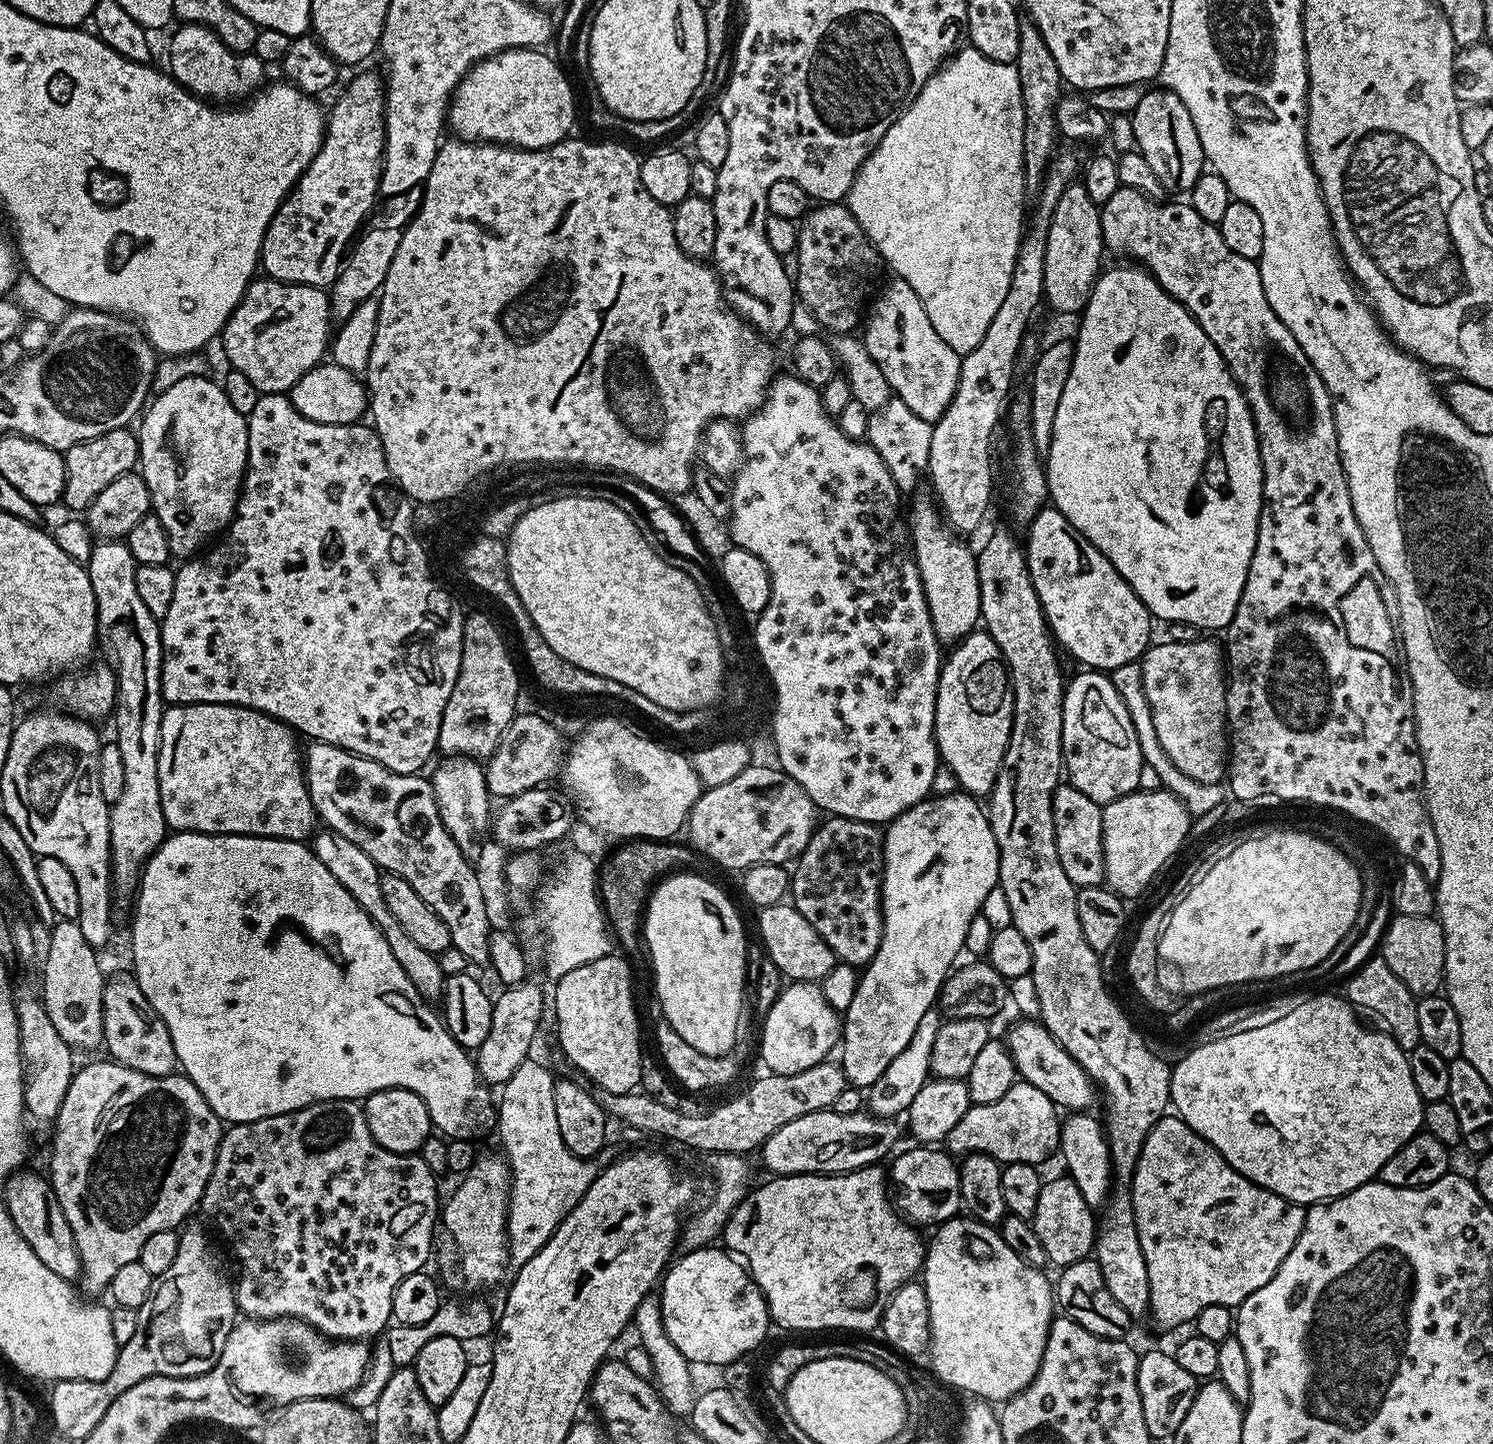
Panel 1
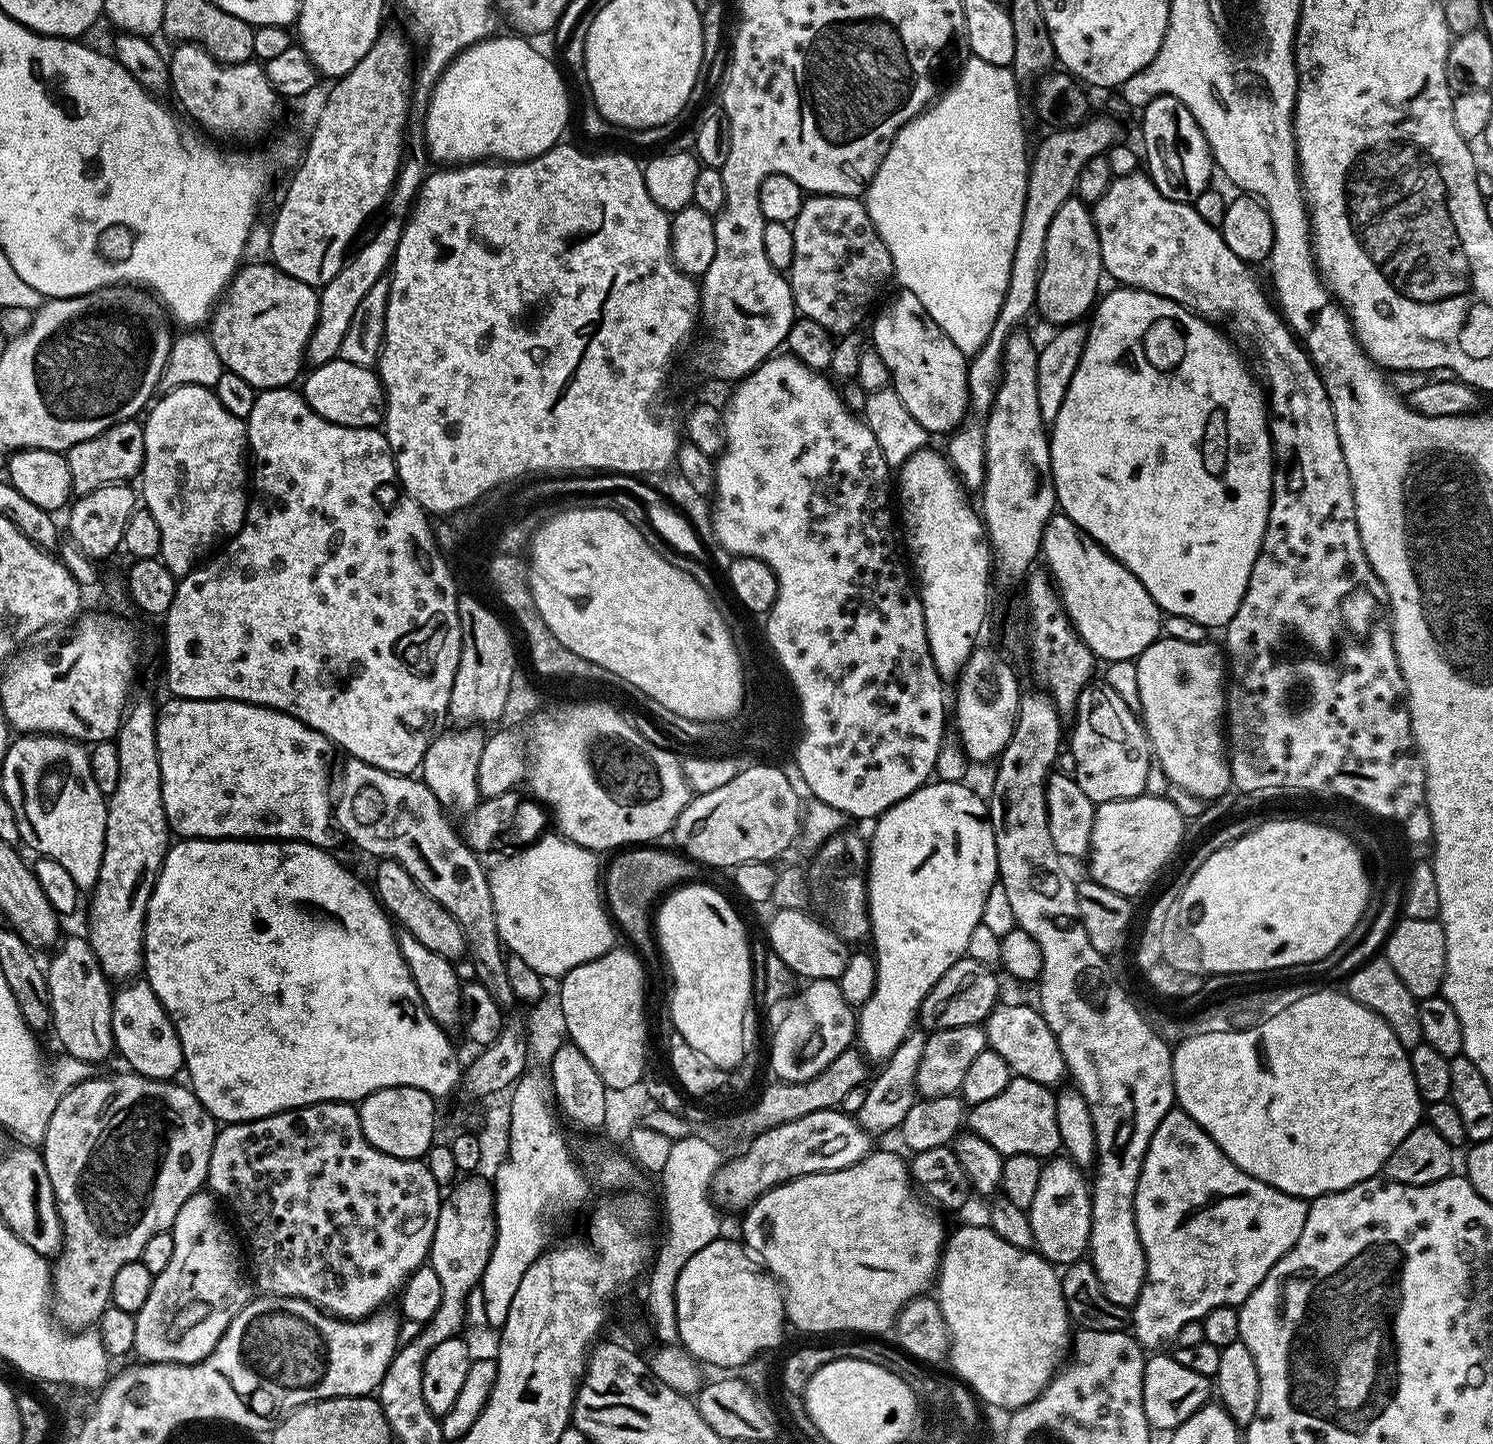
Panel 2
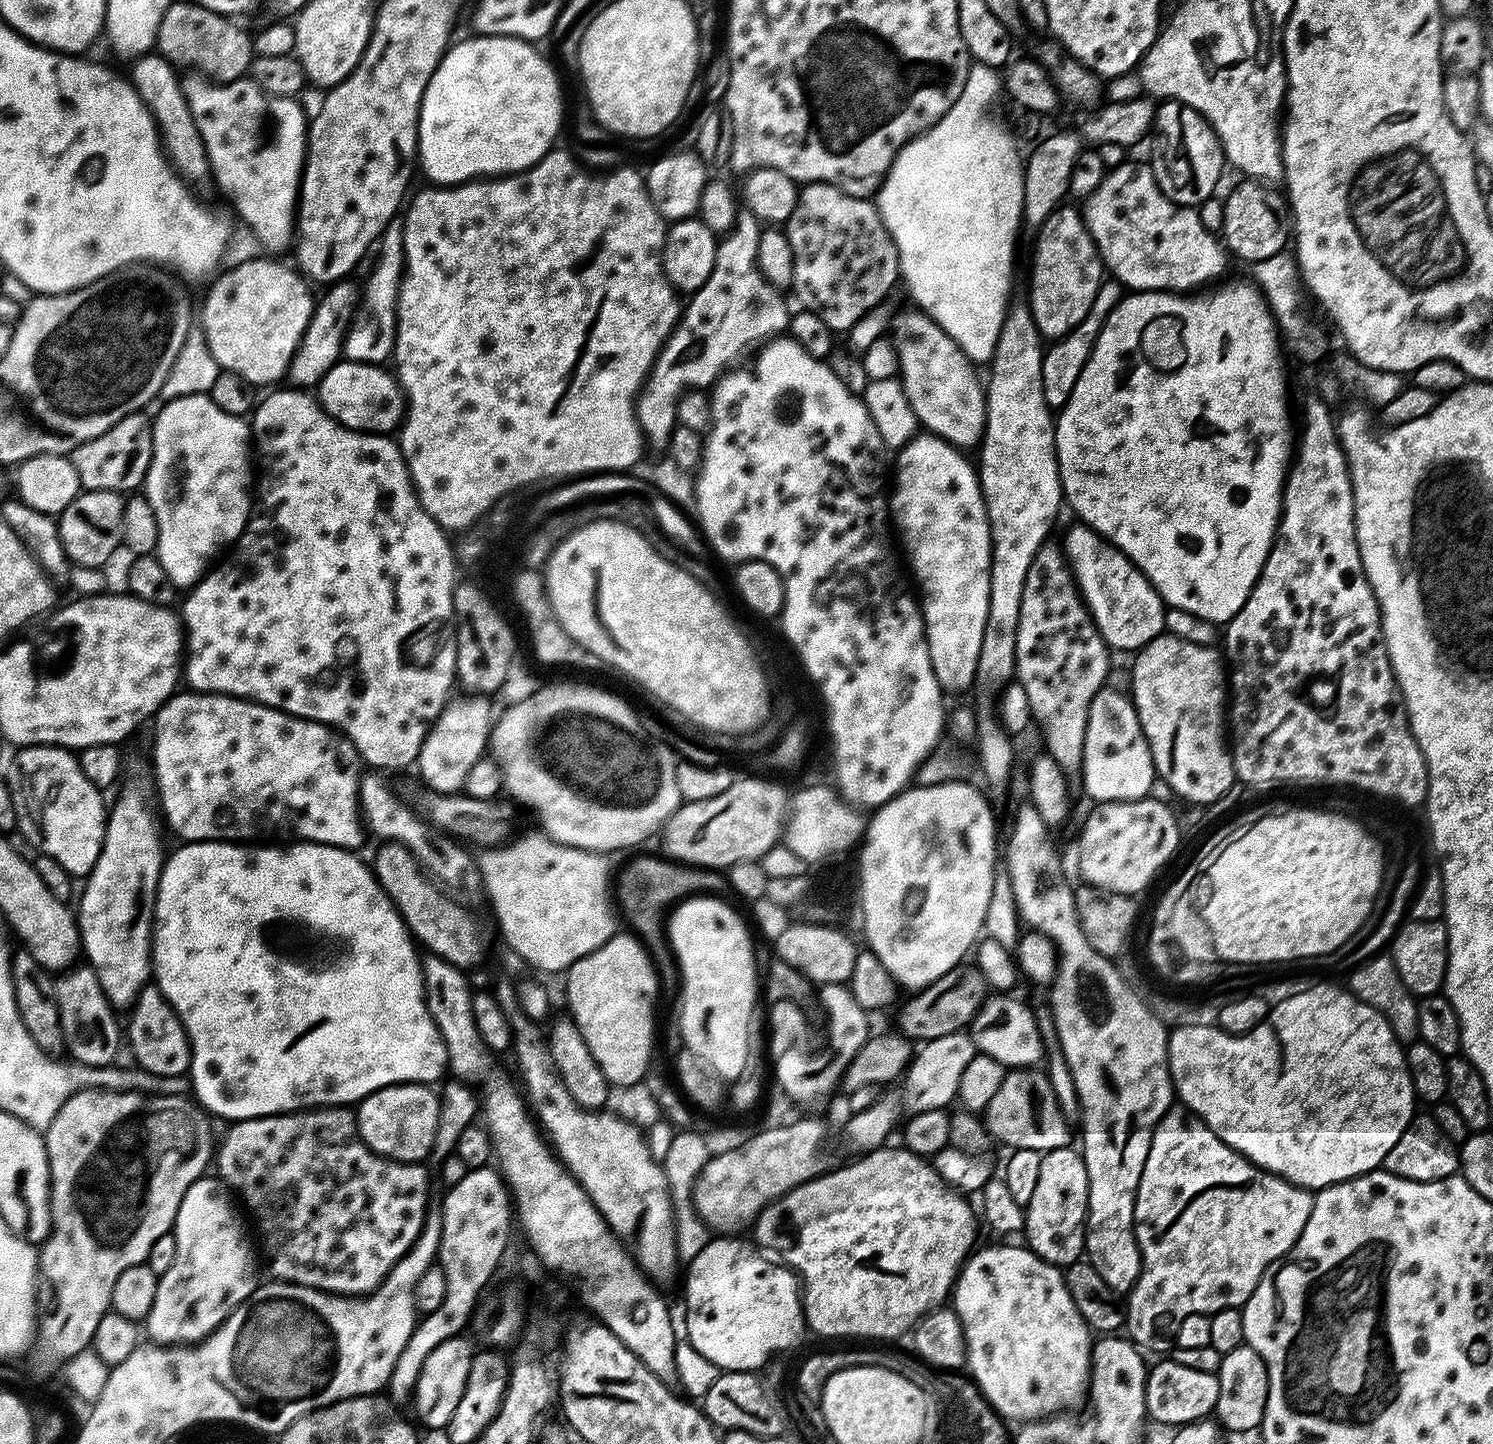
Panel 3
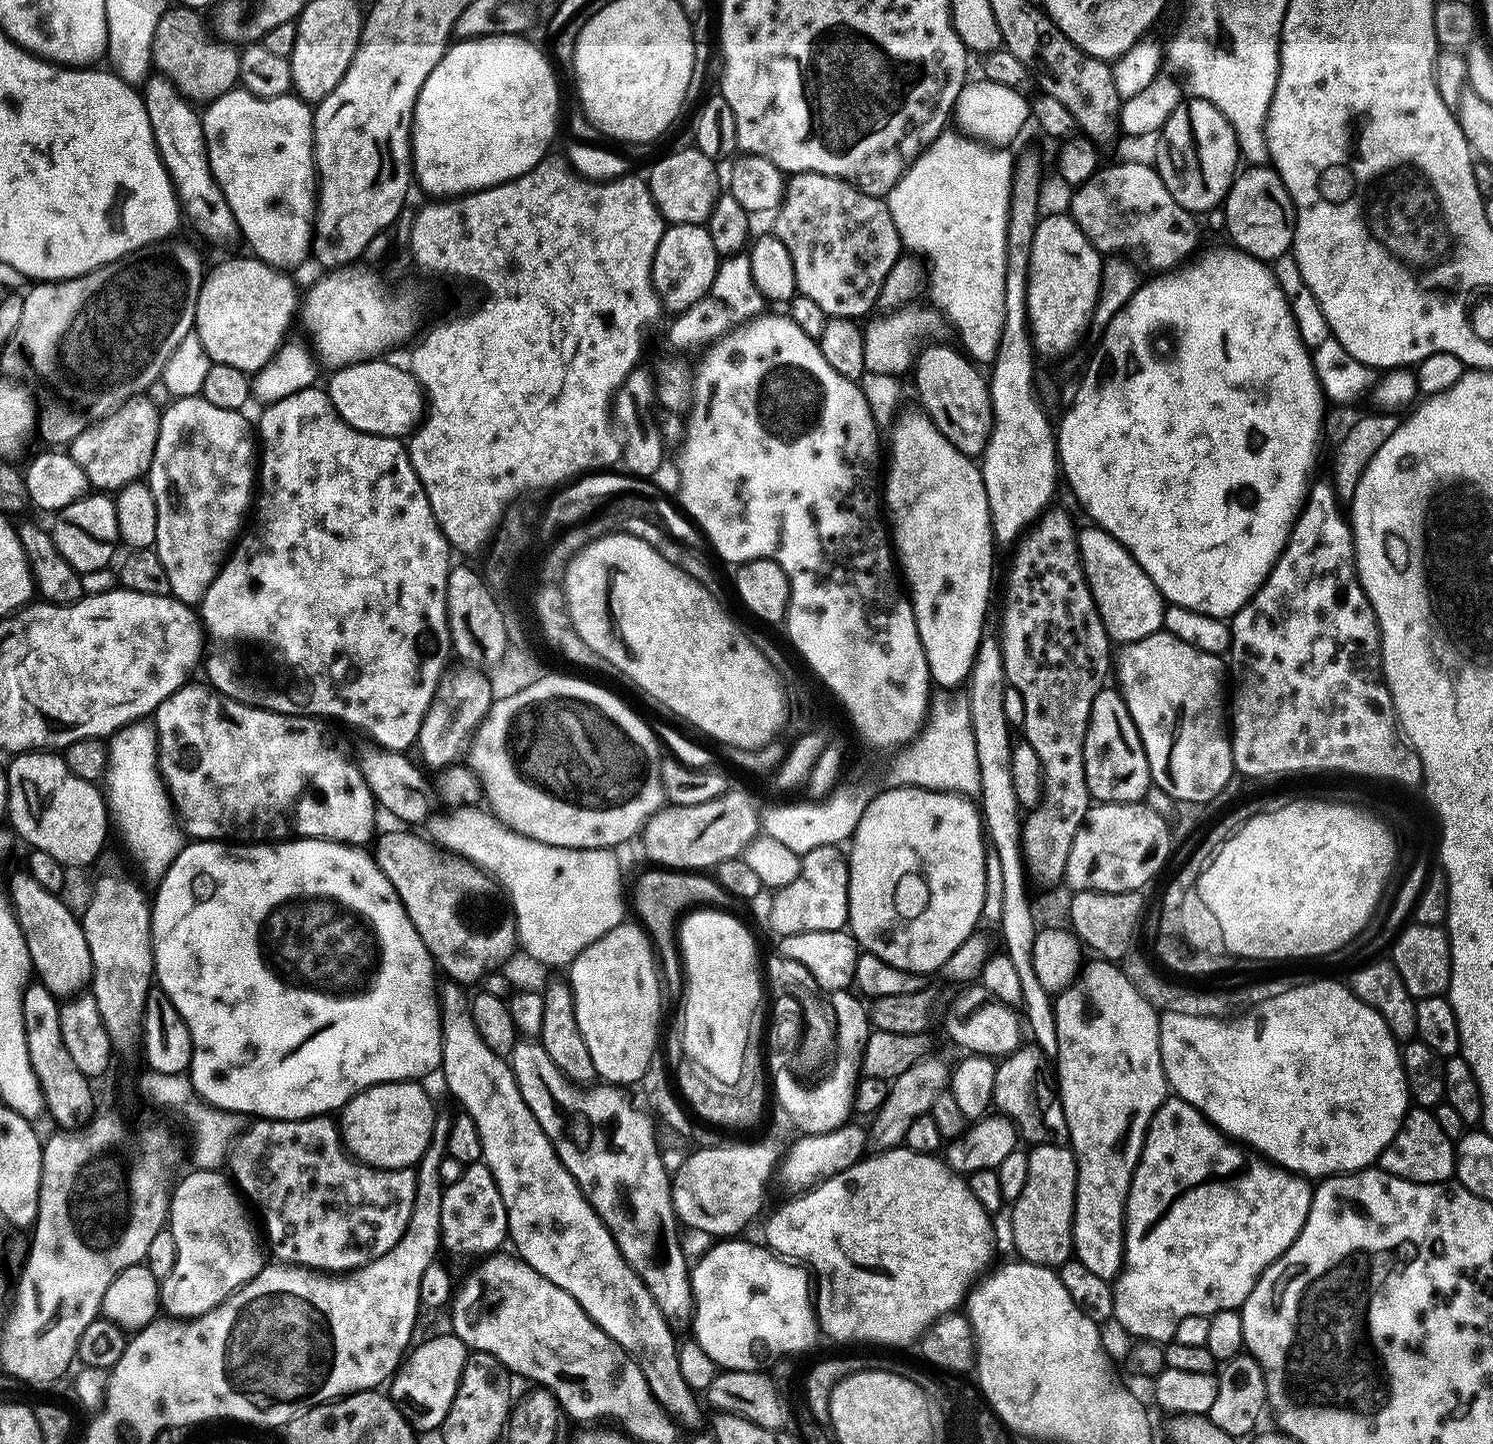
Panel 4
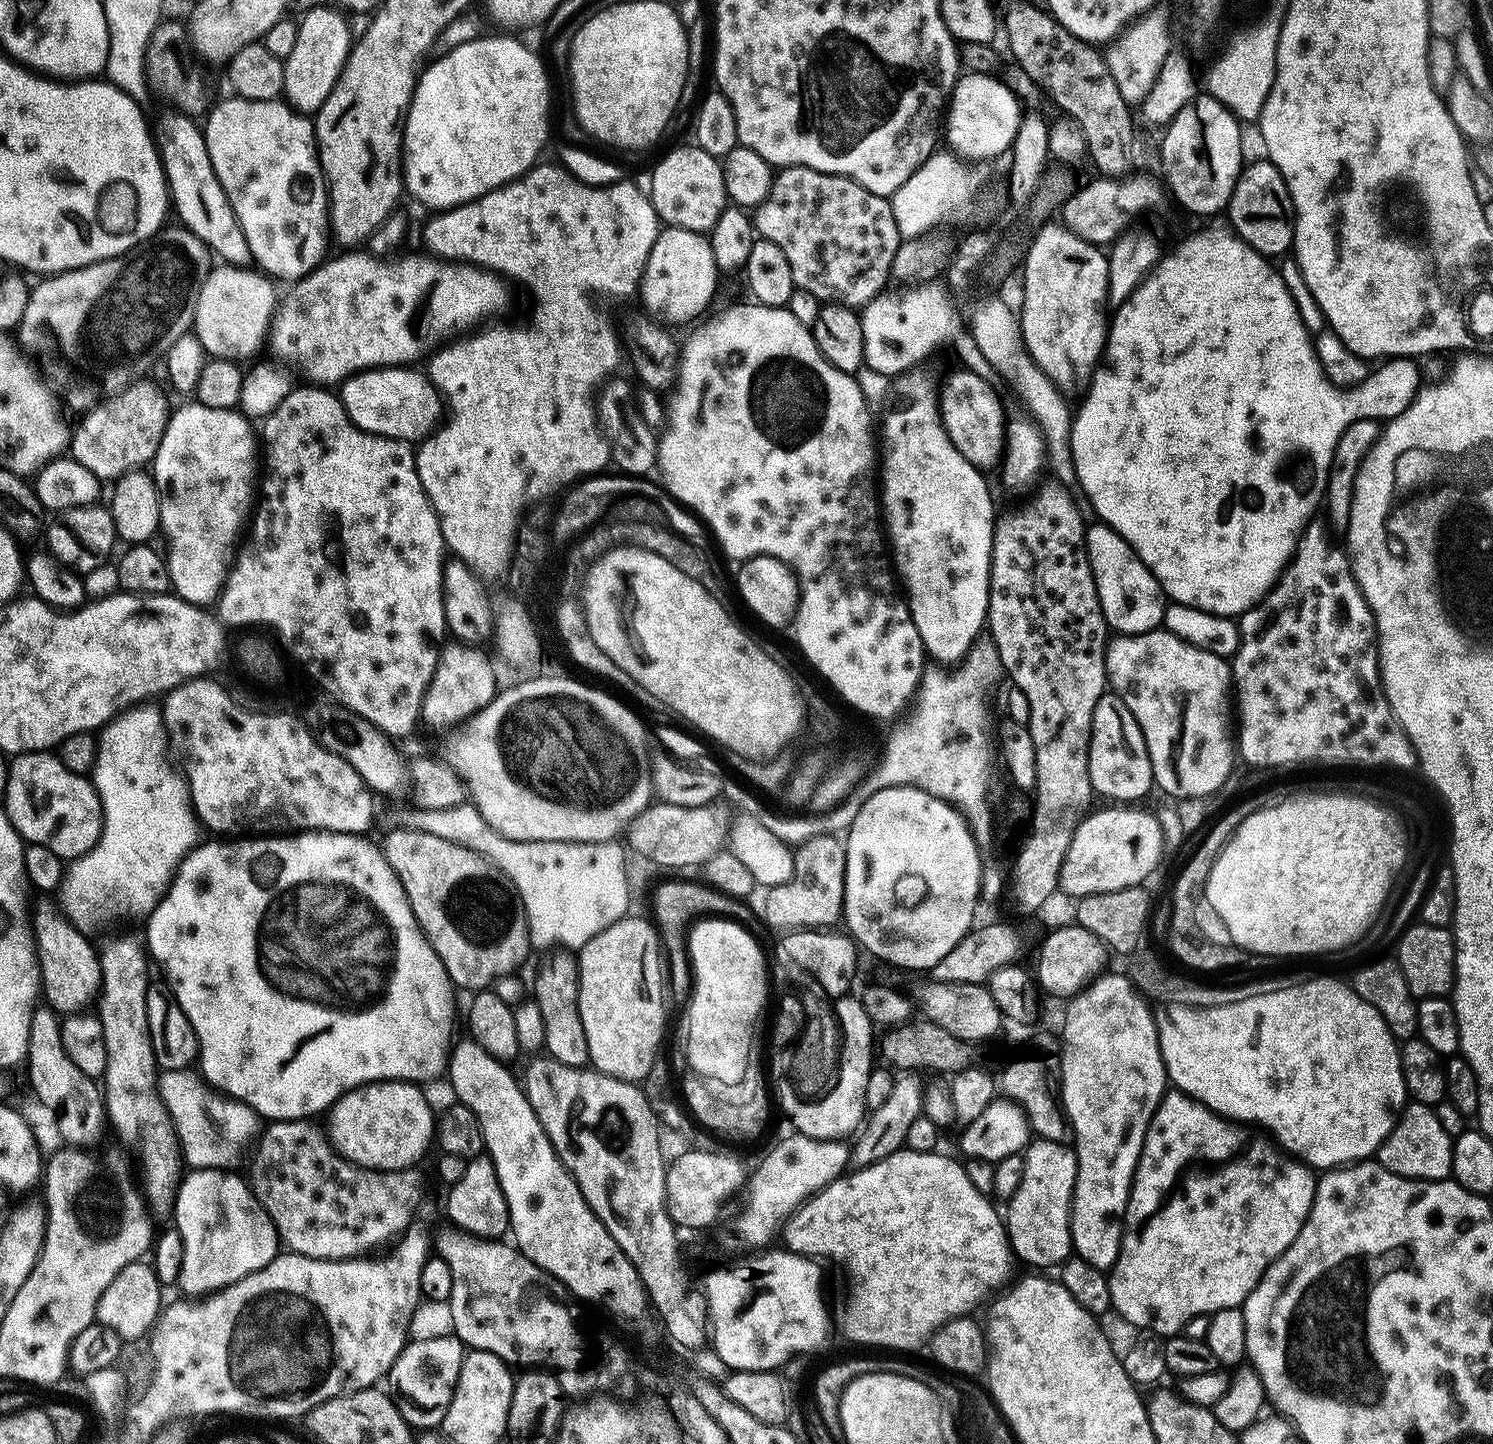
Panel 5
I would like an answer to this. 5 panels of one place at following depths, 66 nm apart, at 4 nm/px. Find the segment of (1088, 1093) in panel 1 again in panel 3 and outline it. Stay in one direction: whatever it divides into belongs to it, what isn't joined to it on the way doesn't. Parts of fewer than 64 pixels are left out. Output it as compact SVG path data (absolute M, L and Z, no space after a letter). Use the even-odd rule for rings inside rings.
M1012 994L989 995L976 1011L970 1025L970 1035L979 1055L994 1058L1008 1070L1036 1068L1039 1060L1043 1061L1046 1056L1046 1047L1035 1016Z

